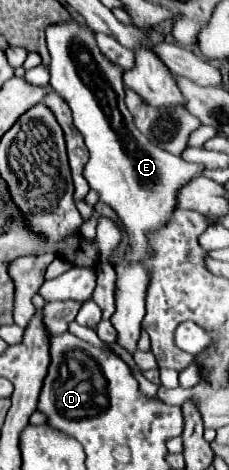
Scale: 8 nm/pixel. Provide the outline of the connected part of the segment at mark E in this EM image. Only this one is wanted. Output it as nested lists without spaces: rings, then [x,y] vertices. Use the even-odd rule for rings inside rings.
[[[69,18],[67,22],[47,26],[47,46],[51,56],[51,86],[71,106],[75,126],[89,148],[89,162],[83,176],[89,188],[99,194],[99,202],[107,204],[119,216],[129,236],[129,250],[121,256],[121,264],[115,266],[117,310],[111,316],[111,324],[119,332],[117,344],[133,354],[145,316],[145,292],[149,284],[149,268],[145,262],[153,256],[149,234],[171,222],[179,190],[201,176],[203,166],[185,162],[181,156],[145,140],[125,106],[123,68],[101,54],[95,32],[87,24]],[[161,208],[167,208],[165,220],[161,220]]]

